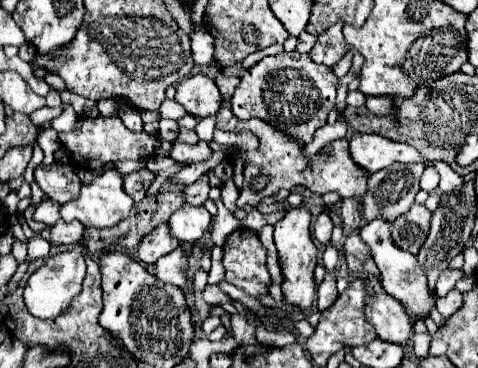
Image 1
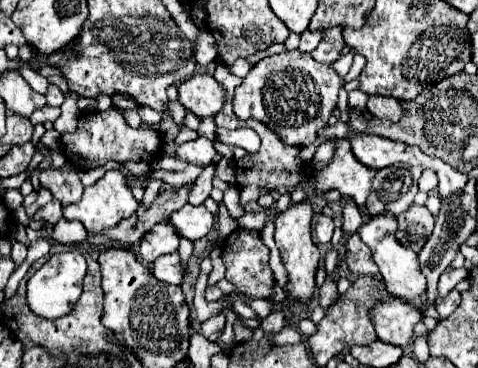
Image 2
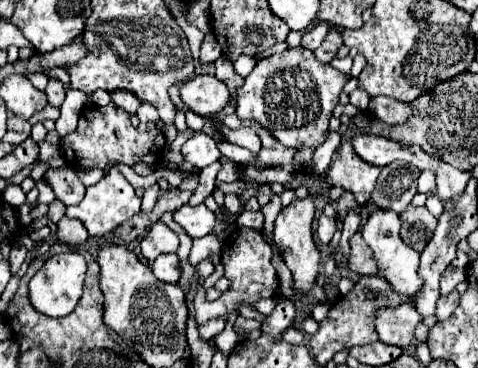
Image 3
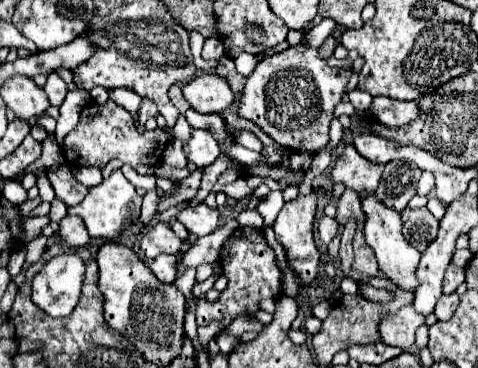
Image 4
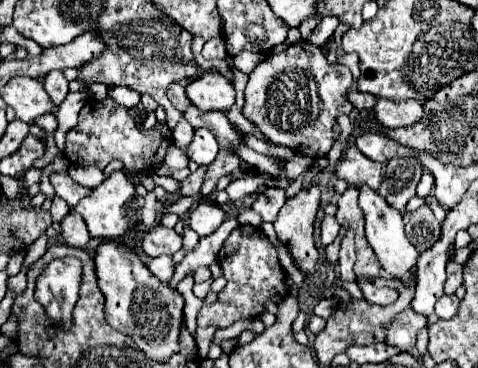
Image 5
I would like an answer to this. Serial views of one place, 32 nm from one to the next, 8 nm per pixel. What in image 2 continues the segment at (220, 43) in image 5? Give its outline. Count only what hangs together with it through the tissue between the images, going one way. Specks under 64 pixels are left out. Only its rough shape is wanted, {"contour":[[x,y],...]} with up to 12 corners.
{"contour":[[200,30],[194,58],[198,64],[216,60],[216,42],[210,32]]}

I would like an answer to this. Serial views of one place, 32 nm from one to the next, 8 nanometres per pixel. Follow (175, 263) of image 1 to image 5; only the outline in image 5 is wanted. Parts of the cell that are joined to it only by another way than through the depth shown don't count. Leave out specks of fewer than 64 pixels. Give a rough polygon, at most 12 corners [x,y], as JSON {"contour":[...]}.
{"contour":[[172,256],[150,260],[148,268],[160,282],[174,274]]}

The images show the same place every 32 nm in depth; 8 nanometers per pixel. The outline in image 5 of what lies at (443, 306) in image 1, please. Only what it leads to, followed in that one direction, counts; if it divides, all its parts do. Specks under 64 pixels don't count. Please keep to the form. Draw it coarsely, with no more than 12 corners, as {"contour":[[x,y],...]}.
{"contour":[[442,296],[436,316],[448,320],[458,312],[458,296]]}

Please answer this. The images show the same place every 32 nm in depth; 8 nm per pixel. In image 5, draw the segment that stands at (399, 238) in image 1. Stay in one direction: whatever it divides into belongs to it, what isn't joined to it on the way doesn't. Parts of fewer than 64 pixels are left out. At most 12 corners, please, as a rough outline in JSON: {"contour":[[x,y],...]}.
{"contour":[[428,204],[404,212],[406,236],[418,252],[440,238]]}

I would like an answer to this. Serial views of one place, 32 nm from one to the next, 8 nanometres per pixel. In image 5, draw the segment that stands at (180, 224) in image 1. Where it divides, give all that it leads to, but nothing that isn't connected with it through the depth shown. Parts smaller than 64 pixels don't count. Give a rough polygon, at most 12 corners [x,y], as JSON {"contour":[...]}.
{"contour":[[200,202],[180,220],[198,236],[208,236],[224,222],[218,206]]}

